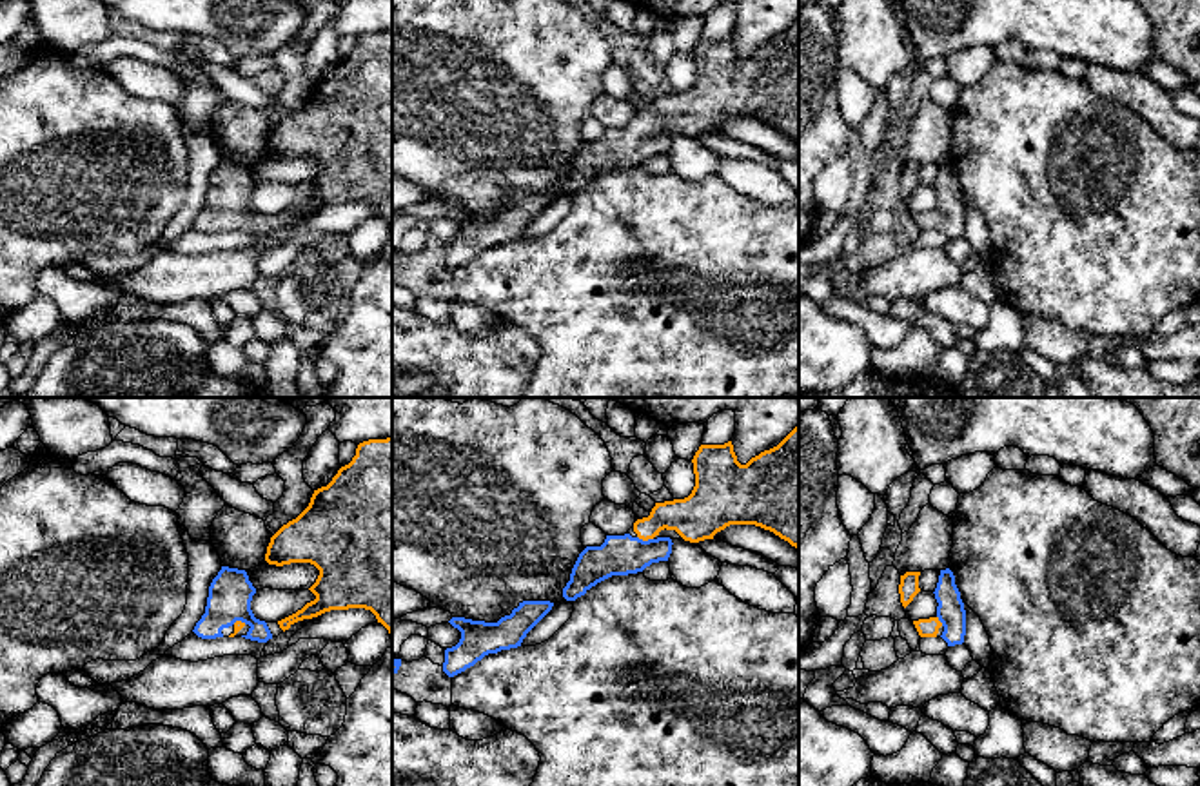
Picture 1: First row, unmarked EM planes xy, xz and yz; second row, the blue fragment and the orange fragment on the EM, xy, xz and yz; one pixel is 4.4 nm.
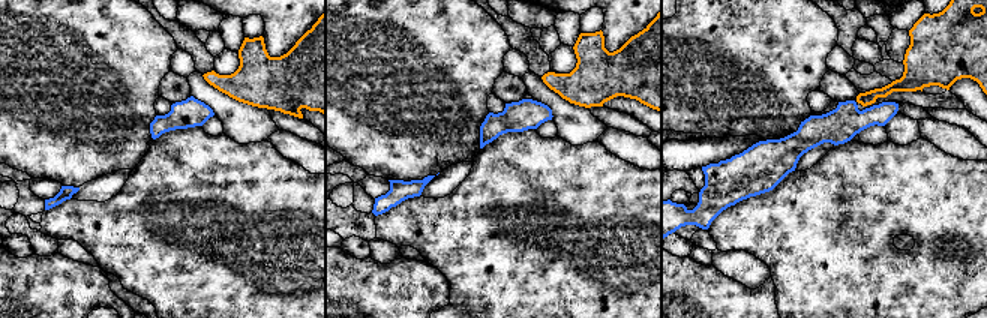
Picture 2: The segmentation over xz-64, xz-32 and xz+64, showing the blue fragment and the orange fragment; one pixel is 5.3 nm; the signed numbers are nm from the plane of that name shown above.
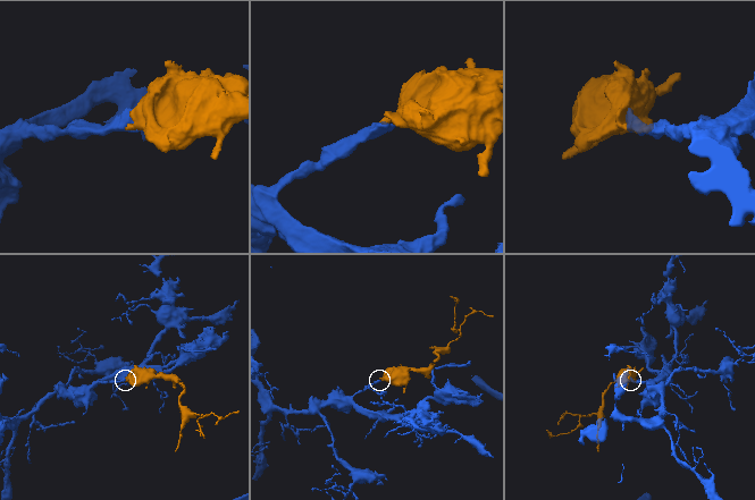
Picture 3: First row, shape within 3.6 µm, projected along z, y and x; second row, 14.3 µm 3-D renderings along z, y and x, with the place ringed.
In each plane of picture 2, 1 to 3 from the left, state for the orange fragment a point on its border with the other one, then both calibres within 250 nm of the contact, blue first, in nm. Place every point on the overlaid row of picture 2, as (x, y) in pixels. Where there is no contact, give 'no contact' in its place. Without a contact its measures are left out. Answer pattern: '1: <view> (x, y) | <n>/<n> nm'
1: no contact
2: no contact
3: no contact

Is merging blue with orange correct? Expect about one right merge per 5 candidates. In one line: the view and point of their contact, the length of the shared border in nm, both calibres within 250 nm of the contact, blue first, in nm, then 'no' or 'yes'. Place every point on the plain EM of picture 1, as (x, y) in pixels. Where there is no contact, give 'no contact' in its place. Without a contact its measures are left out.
meets blue in xz at (645, 135); contact 70 nm long; 180 nm thick on the blue side, 200 nm on the other; yes

